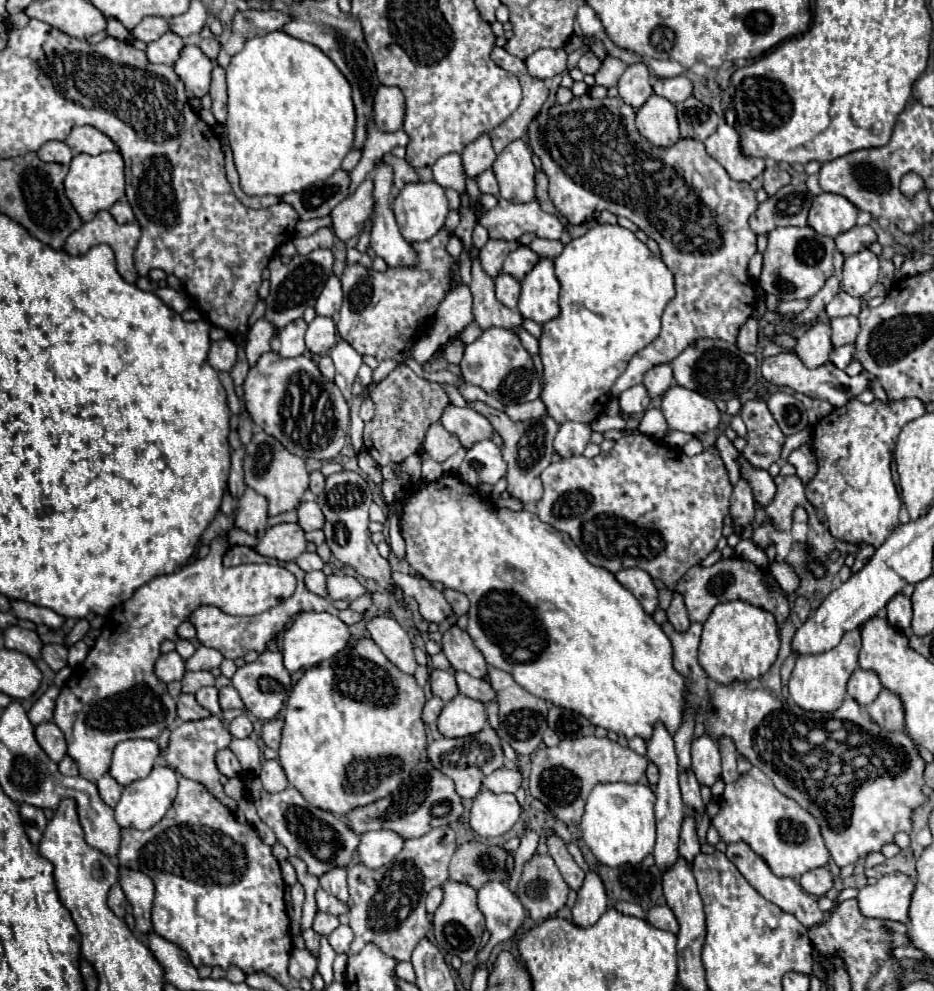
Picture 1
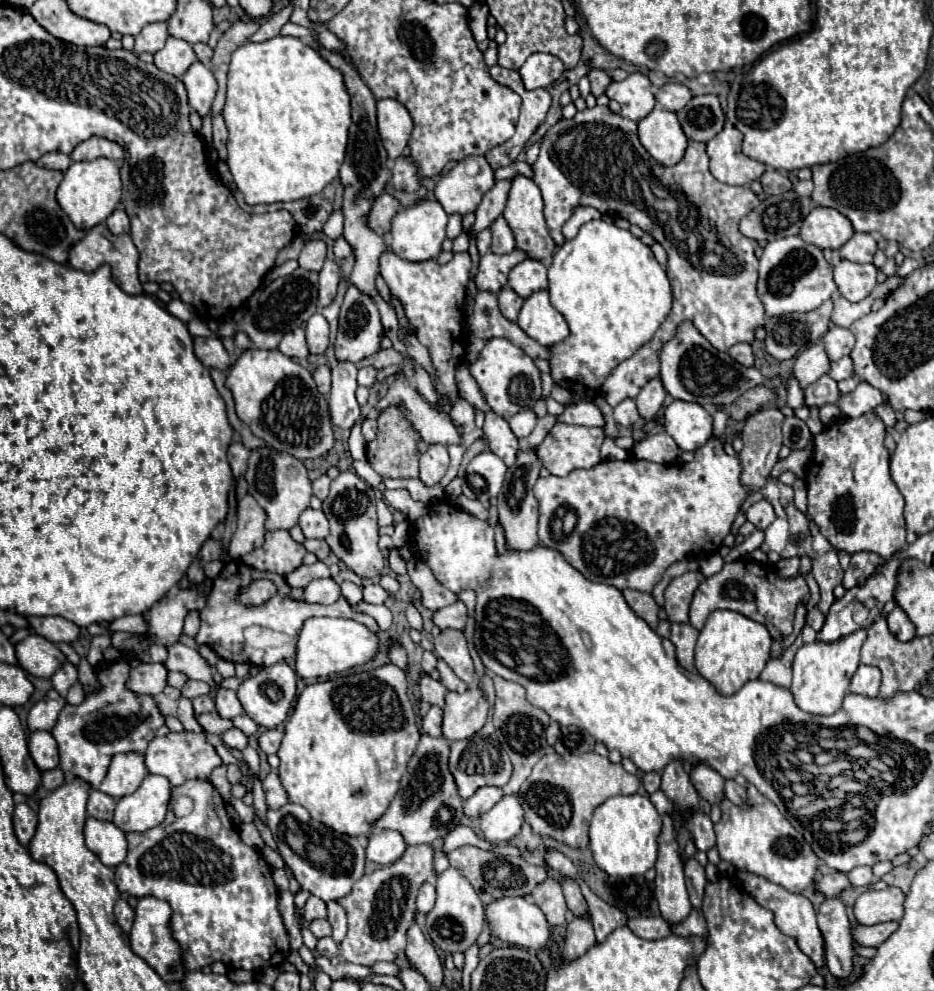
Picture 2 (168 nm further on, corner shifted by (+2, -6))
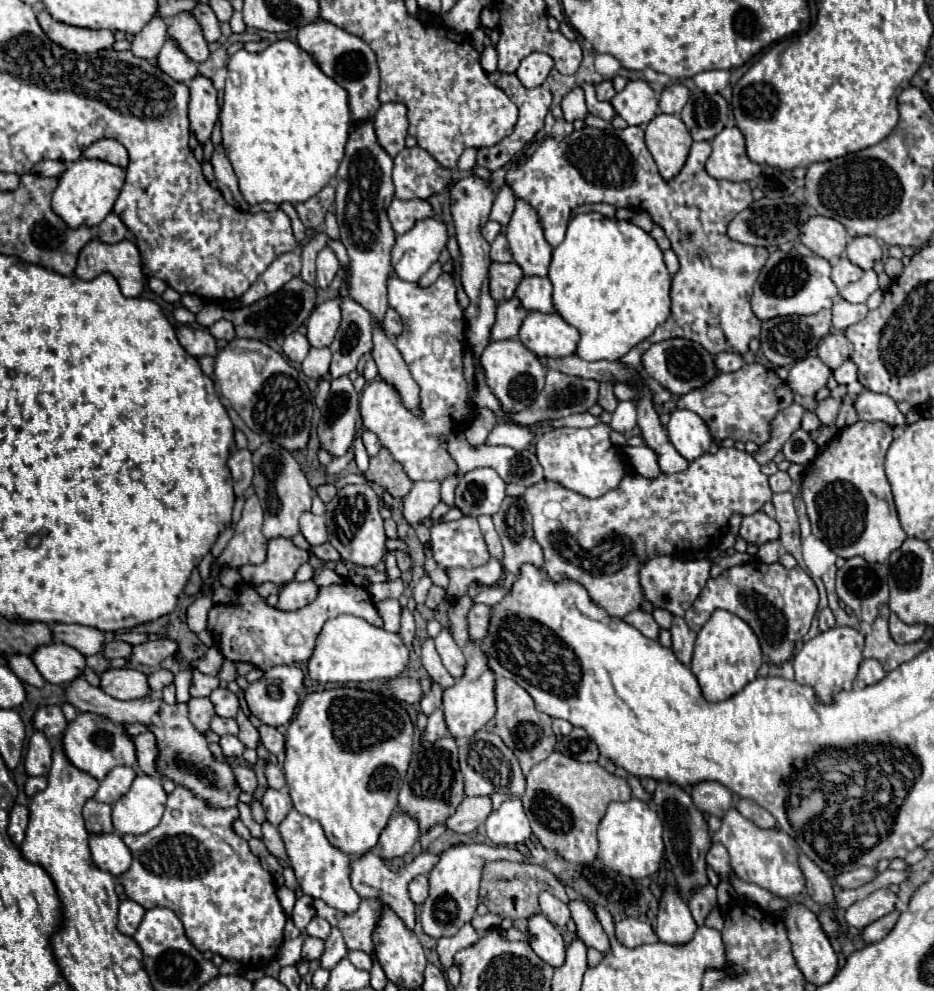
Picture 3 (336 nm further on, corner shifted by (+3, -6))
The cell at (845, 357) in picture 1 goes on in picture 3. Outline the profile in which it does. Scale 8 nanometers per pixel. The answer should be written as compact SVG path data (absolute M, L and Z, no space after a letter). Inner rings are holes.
M848 359L844 361L836 371L834 371L834 379L840 383L840 385L850 385L852 381L856 381L856 365Z

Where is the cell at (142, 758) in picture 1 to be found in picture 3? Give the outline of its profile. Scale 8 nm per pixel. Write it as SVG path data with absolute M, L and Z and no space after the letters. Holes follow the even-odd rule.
M114 767L106 779L100 781L98 787L98 797L94 797L94 801L98 799L100 803L108 803L114 805L122 795L128 793L132 781L134 781L136 773L132 767Z

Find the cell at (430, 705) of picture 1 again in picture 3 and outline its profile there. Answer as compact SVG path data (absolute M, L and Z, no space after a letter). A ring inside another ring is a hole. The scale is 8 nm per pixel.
M436 709L428 717L428 727L426 727L424 739L428 743L436 743L436 739L442 739L446 735L448 735L448 727L446 727L446 721L444 721L444 713L442 713L442 709Z

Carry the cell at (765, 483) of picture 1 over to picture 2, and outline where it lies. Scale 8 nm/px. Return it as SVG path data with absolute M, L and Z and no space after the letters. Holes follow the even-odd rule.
M761 499L747 509L747 521L751 521L757 529L767 529L773 523L773 519L775 519L775 511L767 499Z

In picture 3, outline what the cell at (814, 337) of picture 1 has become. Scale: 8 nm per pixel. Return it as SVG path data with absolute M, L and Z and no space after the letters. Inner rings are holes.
M808 355L790 369L786 383L794 393L802 397L814 397L822 387L826 387L830 375L832 371L816 355Z

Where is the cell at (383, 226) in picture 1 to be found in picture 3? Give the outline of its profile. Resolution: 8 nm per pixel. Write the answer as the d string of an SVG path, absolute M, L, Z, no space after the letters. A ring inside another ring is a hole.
M442 273L434 285L420 289L416 283L402 281L394 275L388 279L388 303L398 311L404 325L402 333L396 337L396 347L420 387L422 415L408 411L390 383L372 381L366 385L360 401L362 423L380 439L382 447L390 451L412 481L444 481L458 471L444 443L444 439L458 427L452 413L458 413L458 419L464 425L474 417L474 407L462 373L464 311L456 299L454 277Z

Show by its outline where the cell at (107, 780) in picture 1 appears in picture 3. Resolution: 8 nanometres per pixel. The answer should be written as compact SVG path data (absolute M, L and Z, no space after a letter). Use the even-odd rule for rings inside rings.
M94 799L86 801L86 805L84 805L84 821L86 821L88 833L94 833L94 835L114 833L110 813L112 813L112 807L106 805L106 803L98 803Z

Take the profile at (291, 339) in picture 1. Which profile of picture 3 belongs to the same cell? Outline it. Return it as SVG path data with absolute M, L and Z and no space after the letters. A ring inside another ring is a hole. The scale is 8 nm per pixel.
M296 331L296 333L292 333L292 335L288 335L288 337L284 339L282 349L284 349L284 353L286 353L286 357L288 357L290 361L300 363L300 361L304 361L304 357L308 355L310 343L308 343L308 339L306 339L302 333Z

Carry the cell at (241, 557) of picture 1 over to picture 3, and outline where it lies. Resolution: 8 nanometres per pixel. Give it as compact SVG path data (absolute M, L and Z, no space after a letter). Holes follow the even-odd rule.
M352 581L320 587L318 597L298 611L280 611L276 607L268 607L266 599L262 599L256 593L256 587L252 585L242 585L238 593L240 593L238 603L212 607L208 615L208 629L218 633L220 653L226 659L246 661L262 671L268 671L276 665L294 665L308 661L312 657L316 637L322 631L324 623L342 613L362 617L370 625L382 627L382 617L378 615L368 589L354 585Z

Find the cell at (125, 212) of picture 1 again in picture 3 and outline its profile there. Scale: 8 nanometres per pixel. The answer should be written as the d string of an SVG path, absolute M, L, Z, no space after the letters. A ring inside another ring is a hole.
M110 213L100 225L98 225L98 239L102 243L118 243L122 239L126 239L126 225L120 221L120 217L116 213Z

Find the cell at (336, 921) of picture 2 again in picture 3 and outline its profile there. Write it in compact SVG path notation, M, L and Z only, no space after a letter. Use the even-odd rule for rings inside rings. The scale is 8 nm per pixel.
M332 929L332 933L328 935L328 939L324 943L324 953L320 957L320 965L330 971L340 959L346 957L346 953L348 953L348 947L344 943L342 933L338 929Z

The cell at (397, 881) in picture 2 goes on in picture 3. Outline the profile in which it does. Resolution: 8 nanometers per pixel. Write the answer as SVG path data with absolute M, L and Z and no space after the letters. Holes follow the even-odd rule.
M314 899L312 907L314 907L316 915L324 917L332 927L338 927L342 931L348 949L360 949L364 953L374 951L372 931L376 927L376 921L382 911L382 903L378 899L362 899L358 911L352 915L344 915L340 911L334 911L322 899Z

